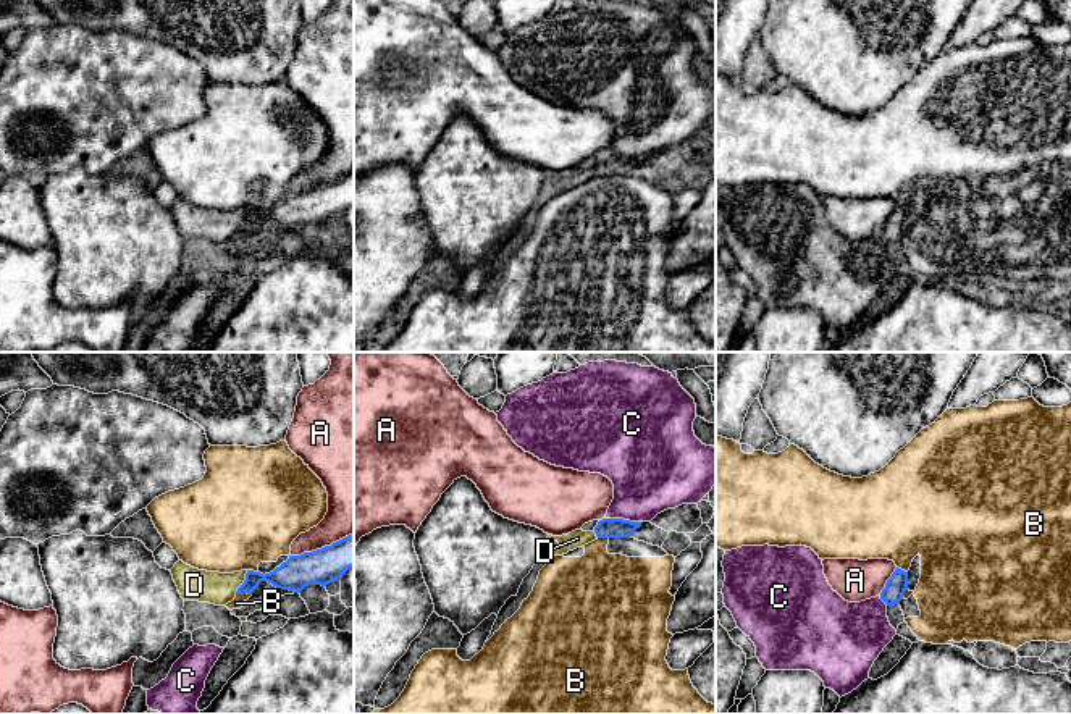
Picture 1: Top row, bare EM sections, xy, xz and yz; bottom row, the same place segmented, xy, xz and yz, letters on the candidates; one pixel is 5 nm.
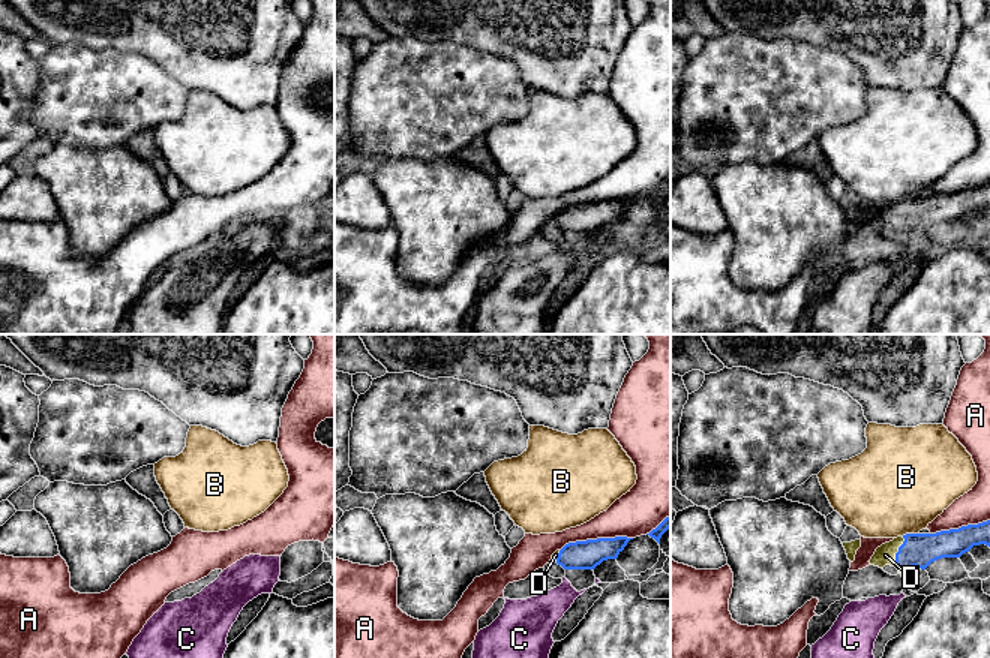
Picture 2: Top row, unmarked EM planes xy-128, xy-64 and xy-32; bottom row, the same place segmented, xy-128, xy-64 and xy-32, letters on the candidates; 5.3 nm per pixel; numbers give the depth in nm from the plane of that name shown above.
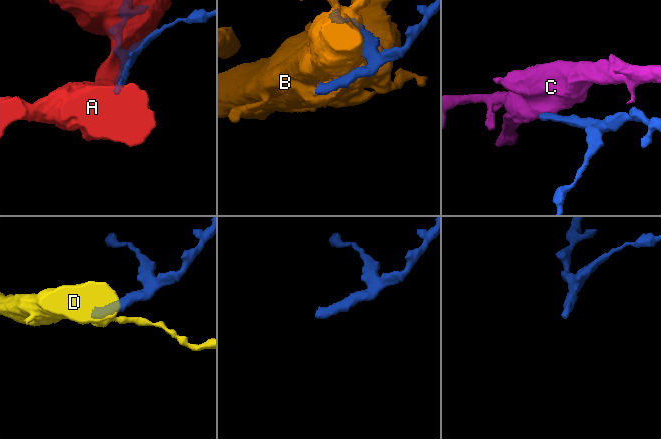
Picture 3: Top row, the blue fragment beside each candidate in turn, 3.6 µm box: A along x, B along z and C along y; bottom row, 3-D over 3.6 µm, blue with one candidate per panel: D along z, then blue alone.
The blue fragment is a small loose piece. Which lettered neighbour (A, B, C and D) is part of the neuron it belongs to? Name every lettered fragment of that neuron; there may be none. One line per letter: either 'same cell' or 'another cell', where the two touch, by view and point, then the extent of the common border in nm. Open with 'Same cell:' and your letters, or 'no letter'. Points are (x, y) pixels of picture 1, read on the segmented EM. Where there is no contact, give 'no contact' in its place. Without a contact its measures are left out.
Same cell: D
A: another cell; contact xy (322, 548); length 340 nm
B: another cell; contact xy (243, 593); length 80 nm
C: another cell; contact xz (622, 519); length 190 nm
D: same cell; contact xy (244, 582); length 140 nm

